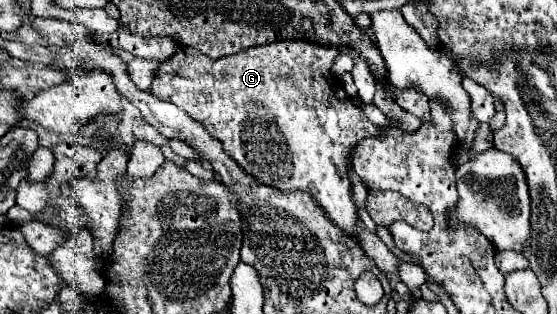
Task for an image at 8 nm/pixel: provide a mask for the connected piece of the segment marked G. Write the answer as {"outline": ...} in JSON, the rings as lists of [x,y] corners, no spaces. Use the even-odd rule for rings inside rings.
{"outline":[[[282,40],[282,42],[272,42],[272,44],[262,44],[262,46],[254,46],[254,48],[248,48],[244,52],[238,52],[238,54],[232,54],[232,56],[224,56],[224,58],[218,58],[218,60],[212,60],[204,54],[200,54],[200,50],[192,50],[192,48],[180,48],[174,56],[170,56],[166,62],[162,62],[158,66],[158,74],[152,82],[152,88],[150,92],[160,98],[160,100],[168,100],[172,104],[176,104],[180,110],[184,110],[186,114],[190,114],[196,122],[200,122],[214,138],[218,138],[224,146],[224,152],[238,162],[238,166],[250,174],[254,180],[258,180],[260,184],[266,184],[266,186],[274,186],[278,190],[284,190],[284,192],[292,192],[292,190],[302,190],[302,192],[308,192],[326,212],[326,216],[340,228],[340,232],[348,238],[358,238],[358,224],[360,224],[360,216],[358,216],[358,208],[354,204],[354,198],[352,198],[352,178],[348,174],[348,158],[354,154],[356,146],[360,140],[364,138],[380,138],[380,126],[372,124],[364,112],[350,100],[350,96],[344,92],[344,88],[336,88],[334,80],[332,80],[332,74],[330,74],[330,68],[332,68],[332,62],[334,58],[338,56],[340,52],[336,48],[322,48],[322,46],[316,46],[314,42],[304,42],[304,40]]]}

